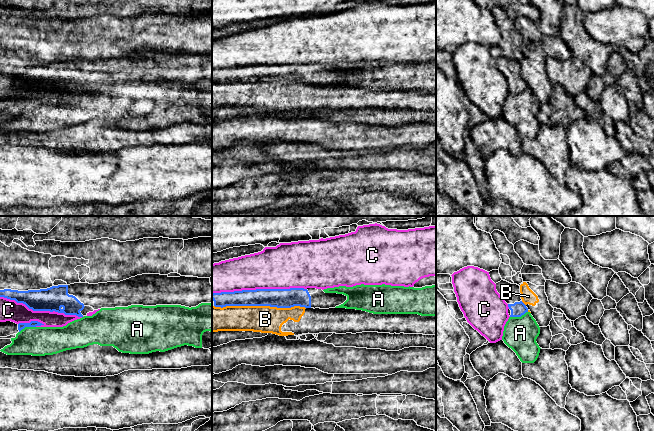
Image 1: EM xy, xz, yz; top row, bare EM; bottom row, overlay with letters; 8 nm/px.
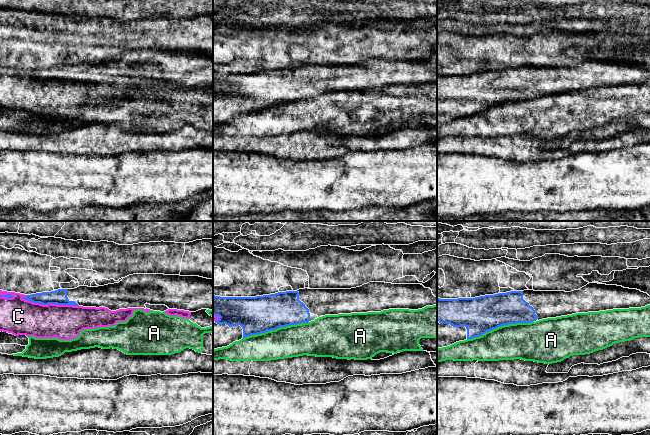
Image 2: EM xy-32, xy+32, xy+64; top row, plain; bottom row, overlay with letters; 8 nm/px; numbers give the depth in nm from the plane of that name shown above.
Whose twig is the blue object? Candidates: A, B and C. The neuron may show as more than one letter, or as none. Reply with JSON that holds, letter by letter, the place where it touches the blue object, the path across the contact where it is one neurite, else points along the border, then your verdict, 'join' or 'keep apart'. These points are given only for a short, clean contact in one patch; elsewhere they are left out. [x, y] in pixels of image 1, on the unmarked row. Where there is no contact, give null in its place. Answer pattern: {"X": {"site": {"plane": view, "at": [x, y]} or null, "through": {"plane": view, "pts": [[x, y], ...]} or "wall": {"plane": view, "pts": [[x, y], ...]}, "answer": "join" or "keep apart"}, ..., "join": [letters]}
{"A": {"site": {"plane": "yz", "at": [518, 92]}, "answer": "keep apart"}, "B": {"site": {"plane": "xz", "at": [260, 81]}, "answer": "keep apart"}, "C": {"site": {"plane": "xz", "at": [259, 65]}, "answer": "keep apart"}, "join": []}

